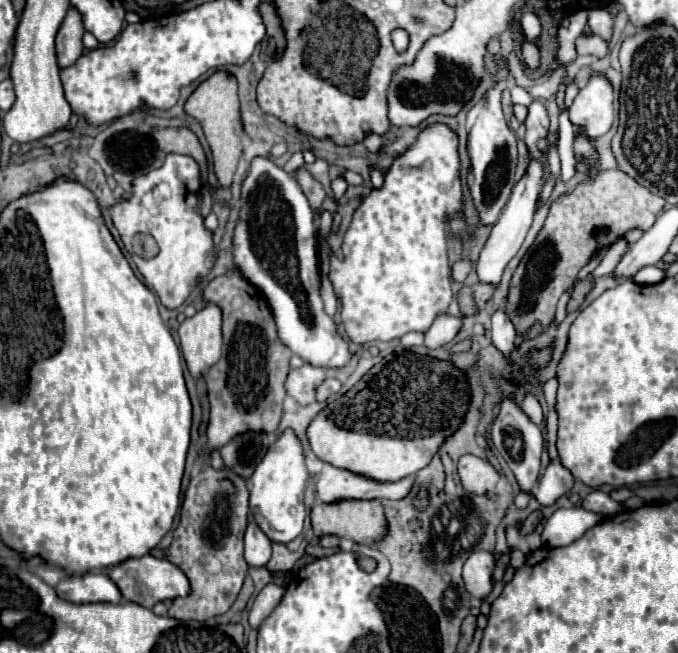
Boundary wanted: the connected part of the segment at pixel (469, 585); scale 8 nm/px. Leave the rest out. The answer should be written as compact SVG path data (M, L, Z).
M472 551L462 569L462 579L470 595L478 599L486 599L492 591L492 571L494 557L488 551Z

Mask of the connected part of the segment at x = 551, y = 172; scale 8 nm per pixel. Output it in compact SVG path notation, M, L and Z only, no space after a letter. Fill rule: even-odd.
M548 147L546 149L546 163L548 163L548 175L546 175L544 191L540 195L540 203L544 203L550 197L550 191L554 187L556 179L560 177L560 159L558 159L558 149L556 147Z

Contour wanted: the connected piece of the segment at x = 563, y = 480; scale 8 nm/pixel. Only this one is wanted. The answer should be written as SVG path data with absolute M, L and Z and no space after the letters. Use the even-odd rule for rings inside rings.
M554 461L548 465L542 481L538 483L536 499L540 505L552 505L558 497L566 495L572 489L572 473L560 465L560 461Z

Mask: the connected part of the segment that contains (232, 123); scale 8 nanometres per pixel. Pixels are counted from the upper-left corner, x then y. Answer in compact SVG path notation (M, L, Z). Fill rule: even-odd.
M216 71L214 75L210 75L186 101L186 113L202 123L208 145L214 155L214 173L218 177L218 183L222 187L230 187L238 161L242 157L242 117L236 77L228 75L226 71Z

